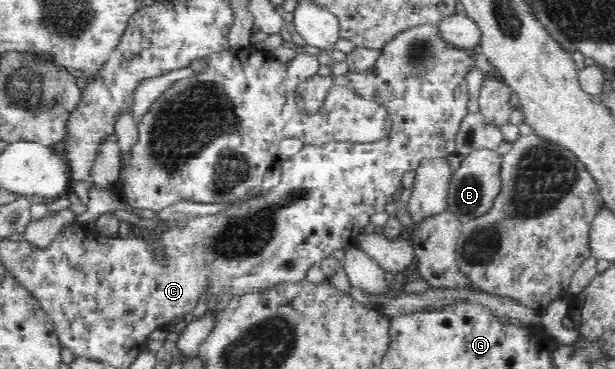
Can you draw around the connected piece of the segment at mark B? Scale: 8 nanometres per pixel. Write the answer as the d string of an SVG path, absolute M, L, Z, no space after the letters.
M480 149L465 155L458 169L452 171L448 186L447 210L462 225L487 215L493 207L494 200L501 190L501 155L496 150Z

